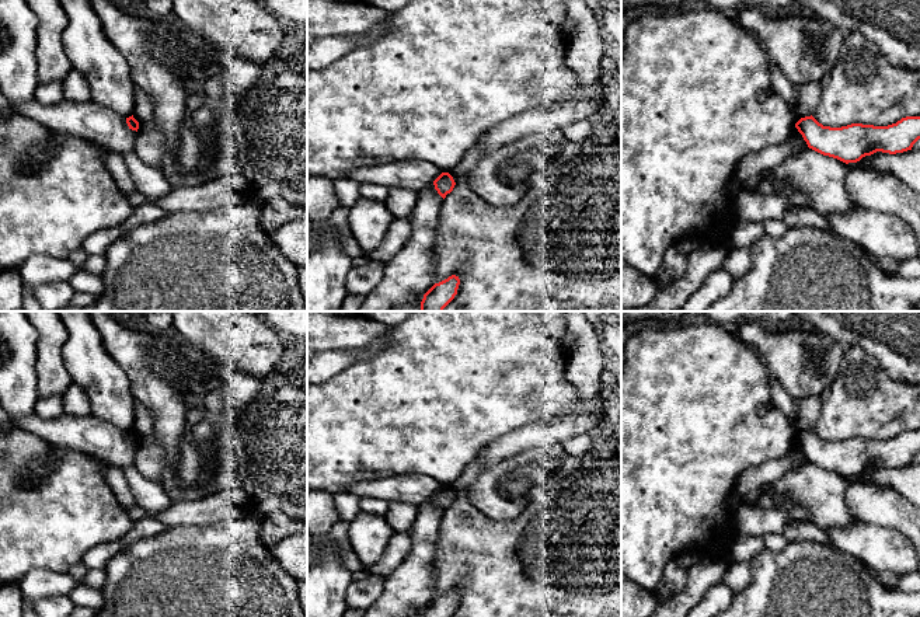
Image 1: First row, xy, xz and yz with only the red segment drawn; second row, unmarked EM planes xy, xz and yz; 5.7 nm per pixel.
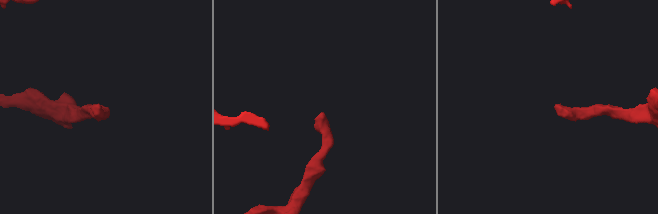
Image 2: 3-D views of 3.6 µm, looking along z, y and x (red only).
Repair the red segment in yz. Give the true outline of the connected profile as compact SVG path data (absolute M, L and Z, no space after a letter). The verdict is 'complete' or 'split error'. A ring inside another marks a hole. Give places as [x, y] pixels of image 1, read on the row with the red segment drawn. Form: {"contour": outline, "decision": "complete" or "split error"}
{"contour": "M811 115L801 118L795 128L809 149L846 164L877 151L896 154L912 150L920 139L920 116L906 116L888 126L851 123L830 128Z", "decision": "complete"}

